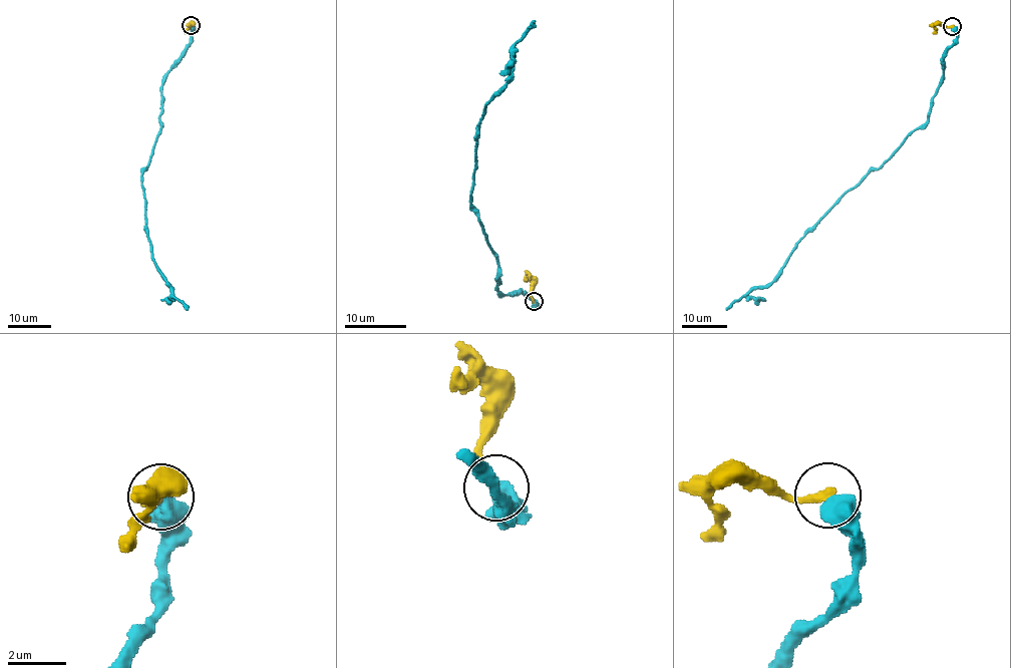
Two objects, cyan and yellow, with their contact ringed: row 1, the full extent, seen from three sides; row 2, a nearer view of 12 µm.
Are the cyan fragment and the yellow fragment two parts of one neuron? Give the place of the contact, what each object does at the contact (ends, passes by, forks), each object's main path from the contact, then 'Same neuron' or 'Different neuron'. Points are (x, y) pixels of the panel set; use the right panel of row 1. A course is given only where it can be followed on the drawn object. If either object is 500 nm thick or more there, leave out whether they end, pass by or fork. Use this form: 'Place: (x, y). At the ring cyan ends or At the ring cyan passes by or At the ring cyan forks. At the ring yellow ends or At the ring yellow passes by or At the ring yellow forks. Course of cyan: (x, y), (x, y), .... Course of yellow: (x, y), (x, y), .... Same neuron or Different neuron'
Place: (952, 26). Course of cyan: (953, 26), (956, 42), (943, 59), (942, 82), (928, 120), (802, 238), (770, 282), (752, 287), (726, 310). Course of yellow: (953, 26), (937, 24), (934, 33). Different neuron

